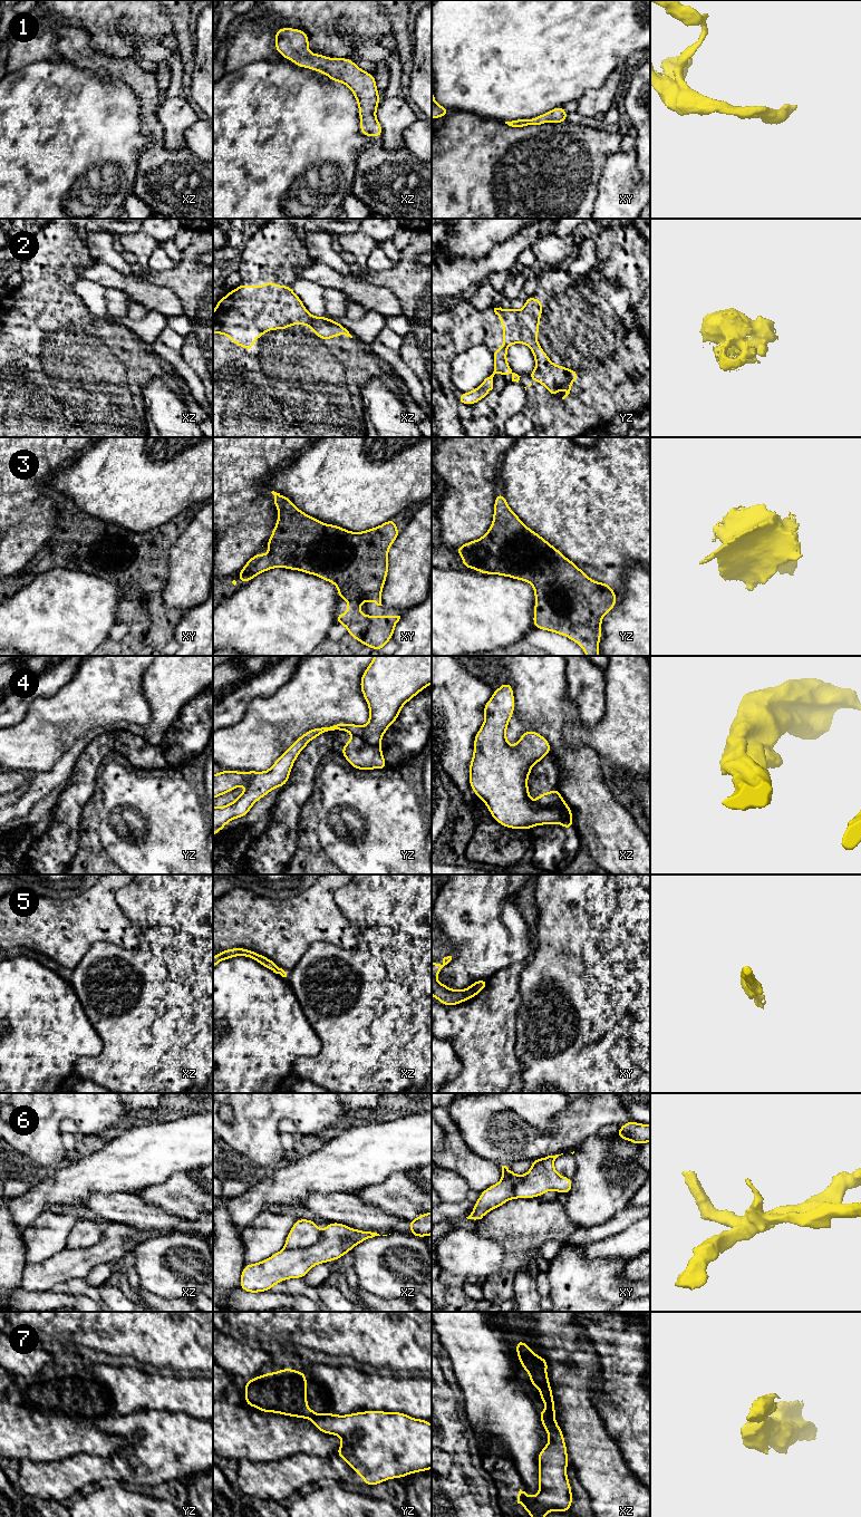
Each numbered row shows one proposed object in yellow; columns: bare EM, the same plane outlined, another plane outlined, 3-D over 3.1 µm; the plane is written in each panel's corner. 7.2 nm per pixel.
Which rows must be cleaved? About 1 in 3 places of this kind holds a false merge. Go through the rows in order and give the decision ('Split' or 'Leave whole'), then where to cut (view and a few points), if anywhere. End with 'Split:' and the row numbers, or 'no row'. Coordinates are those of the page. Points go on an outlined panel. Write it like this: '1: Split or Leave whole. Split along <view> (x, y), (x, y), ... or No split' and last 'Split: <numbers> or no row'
1: Leave whole. No split
2: Leave whole. No split
3: Leave whole. No split
4: Split. Split along xz (534, 802), (541, 807), (557, 808), (561, 812), (562, 821)
5: Leave whole. No split
6: Split. Split along xz (322, 1232), (321, 1238), (312, 1245), (284, 1248)
7: Split. Split along yz (319, 1414), (310, 1419)
Split: 4, 6, 7

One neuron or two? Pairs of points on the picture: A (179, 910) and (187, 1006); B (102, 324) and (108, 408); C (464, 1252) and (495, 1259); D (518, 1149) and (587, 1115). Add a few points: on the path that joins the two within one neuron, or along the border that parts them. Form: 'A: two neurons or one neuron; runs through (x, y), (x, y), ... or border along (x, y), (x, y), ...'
A: one neuron; runs through (186, 934), (187, 983)
B: one neuron; runs through (108, 345), (108, 387)
C: one neuron; runs through (472, 1256), (487, 1257)
D: one neuron; runs through (534, 1143), (558, 1142), (570, 1132)

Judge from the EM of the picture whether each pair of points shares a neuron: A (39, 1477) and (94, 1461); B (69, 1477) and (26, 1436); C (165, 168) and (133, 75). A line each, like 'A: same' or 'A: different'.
A: same
B: different
C: same

